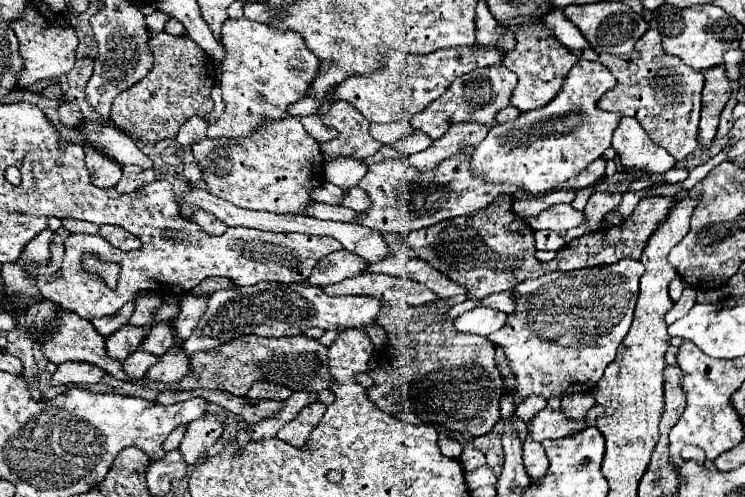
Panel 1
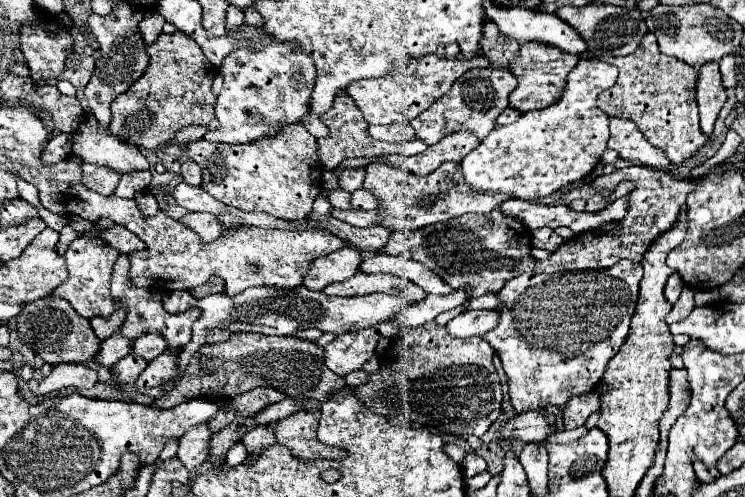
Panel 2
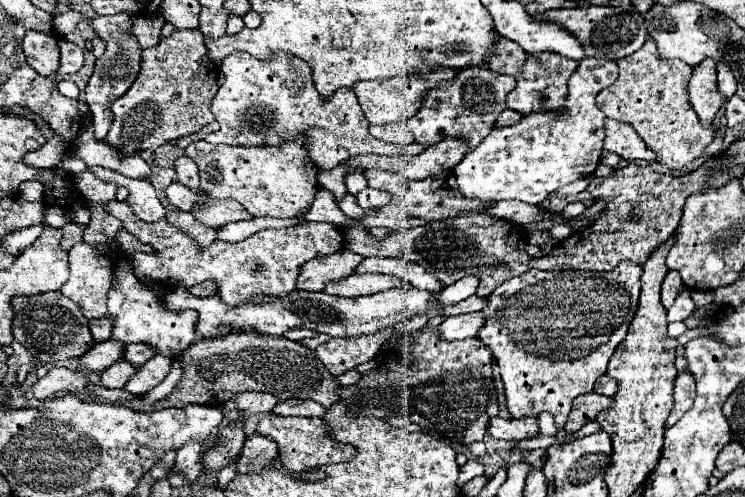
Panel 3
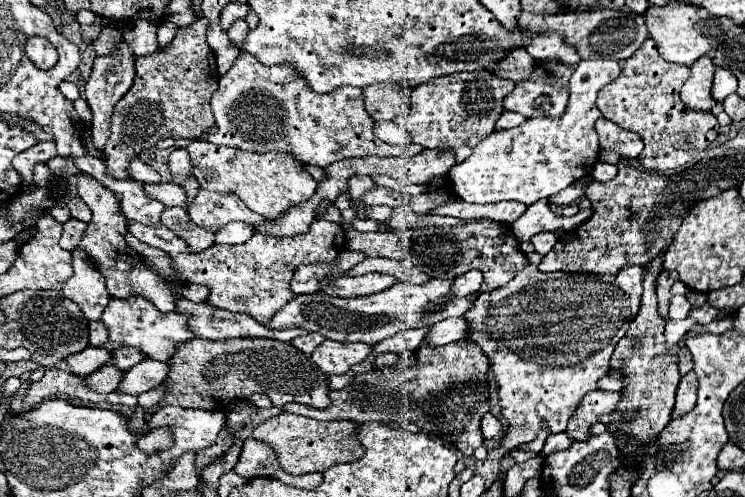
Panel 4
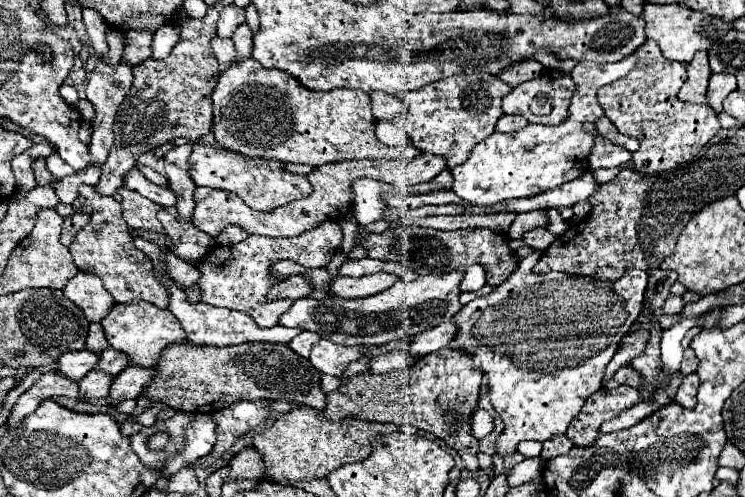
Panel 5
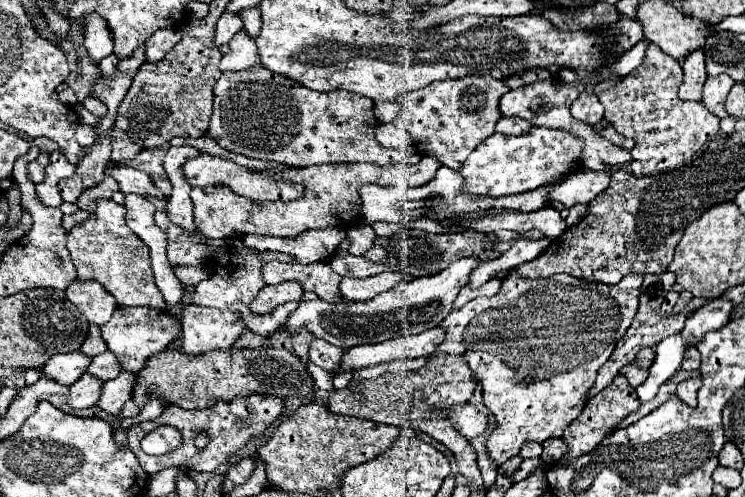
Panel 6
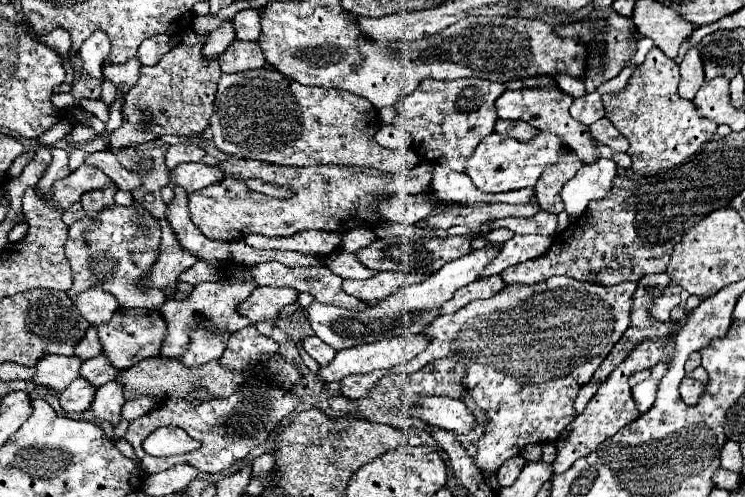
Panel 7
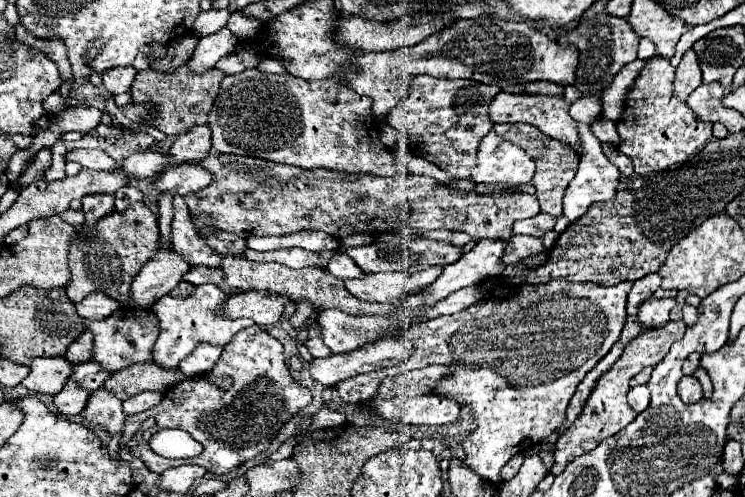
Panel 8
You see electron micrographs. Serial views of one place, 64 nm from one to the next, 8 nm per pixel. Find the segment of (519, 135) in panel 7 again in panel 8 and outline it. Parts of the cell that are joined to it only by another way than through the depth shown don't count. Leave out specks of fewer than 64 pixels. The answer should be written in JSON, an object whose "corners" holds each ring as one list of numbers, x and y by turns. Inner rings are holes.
{"corners":[[522,122,520,124,494,124,494,132,538,158,536,176,532,180,532,186,536,188,536,198,540,202,540,210,546,214,552,214,552,216,560,216,562,214,562,196,564,196,570,180,576,176,580,156,568,144,562,144,562,142,556,142,556,140,544,136,536,126,530,126,530,124,522,124]]}

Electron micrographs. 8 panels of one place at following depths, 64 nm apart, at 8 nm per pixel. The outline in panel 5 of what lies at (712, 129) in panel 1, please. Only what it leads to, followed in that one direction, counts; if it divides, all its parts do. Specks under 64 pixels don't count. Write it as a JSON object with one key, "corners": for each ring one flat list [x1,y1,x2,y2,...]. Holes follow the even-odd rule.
{"corners":[[696,52,694,60,686,68,688,68,688,78,678,92,678,98,684,102,706,104,706,88,708,88,710,76,712,76,712,70,708,66,708,54]]}

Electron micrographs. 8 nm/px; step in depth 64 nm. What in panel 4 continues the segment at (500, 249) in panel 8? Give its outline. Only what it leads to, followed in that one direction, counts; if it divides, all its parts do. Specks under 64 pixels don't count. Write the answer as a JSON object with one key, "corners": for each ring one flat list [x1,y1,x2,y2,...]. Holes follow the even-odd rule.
{"corners":[[430,280,424,286,412,286,404,282,396,282,392,288,362,296,362,298,332,298,324,292,316,294,300,294,294,296,264,328,268,330,286,330,286,328,304,328,310,332,318,332,330,340,338,342,366,342,378,344,388,336,394,336,400,330,408,328,426,328,450,316,462,316,470,302,466,298,456,298,450,294,452,280]]}

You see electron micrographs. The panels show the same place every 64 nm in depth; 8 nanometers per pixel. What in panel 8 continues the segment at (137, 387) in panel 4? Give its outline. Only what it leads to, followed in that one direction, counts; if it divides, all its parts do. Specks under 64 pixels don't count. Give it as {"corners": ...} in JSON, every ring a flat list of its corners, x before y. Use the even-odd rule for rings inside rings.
{"corners":[[98,388,90,394,90,400,82,412,82,416,88,422,104,426,110,434,116,434,124,430,124,412,122,412,122,400,116,398,108,388]]}

